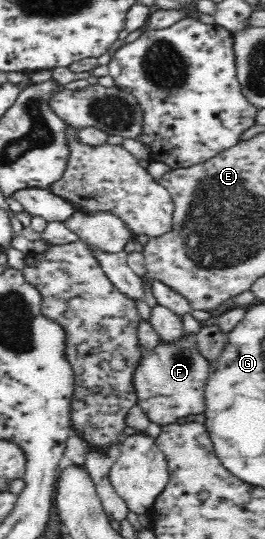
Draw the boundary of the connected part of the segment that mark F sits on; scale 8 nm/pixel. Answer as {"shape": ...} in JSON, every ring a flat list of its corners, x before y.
{"shape":[[185,333,169,342,160,339,153,349,143,351,133,372,132,389,136,393,136,404,143,410,150,423,162,426,169,425,180,417,193,418,194,415,203,413,205,409,204,387,210,376,210,365,211,361,199,351,194,335]]}

